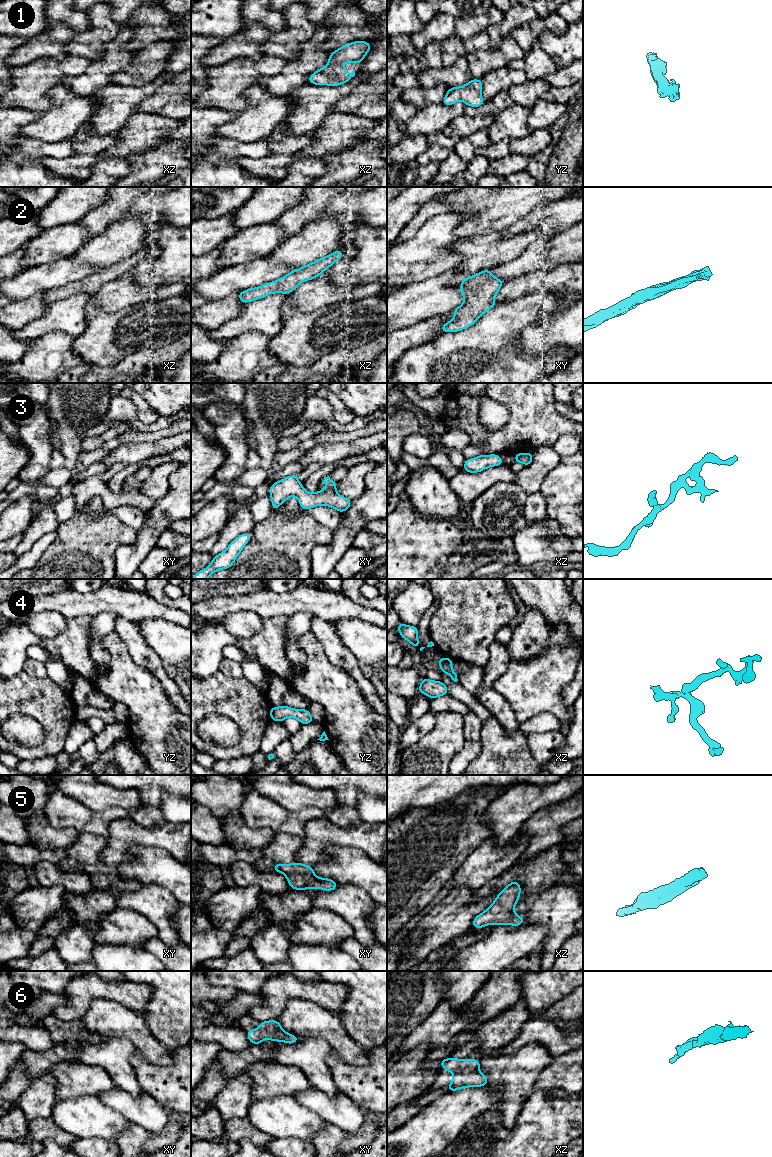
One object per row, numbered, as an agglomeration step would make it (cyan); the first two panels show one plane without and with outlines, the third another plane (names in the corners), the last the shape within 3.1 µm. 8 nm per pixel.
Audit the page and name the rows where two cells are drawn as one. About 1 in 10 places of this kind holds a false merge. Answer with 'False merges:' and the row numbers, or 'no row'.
False merges: no row

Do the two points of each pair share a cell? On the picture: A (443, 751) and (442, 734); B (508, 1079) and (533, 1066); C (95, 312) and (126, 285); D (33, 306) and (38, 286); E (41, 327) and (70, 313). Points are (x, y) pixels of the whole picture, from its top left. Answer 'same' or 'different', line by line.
A: same
B: same
C: different
D: different
E: same

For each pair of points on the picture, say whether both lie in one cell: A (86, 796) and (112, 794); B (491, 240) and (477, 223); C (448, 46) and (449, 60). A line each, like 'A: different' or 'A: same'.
A: same
B: different
C: same

